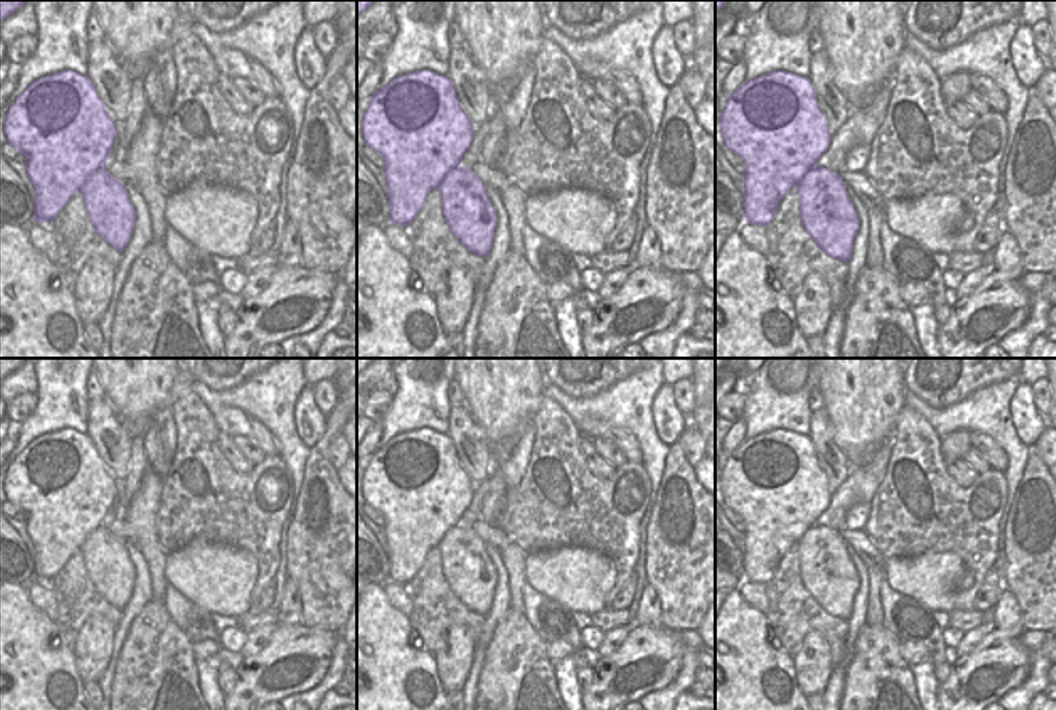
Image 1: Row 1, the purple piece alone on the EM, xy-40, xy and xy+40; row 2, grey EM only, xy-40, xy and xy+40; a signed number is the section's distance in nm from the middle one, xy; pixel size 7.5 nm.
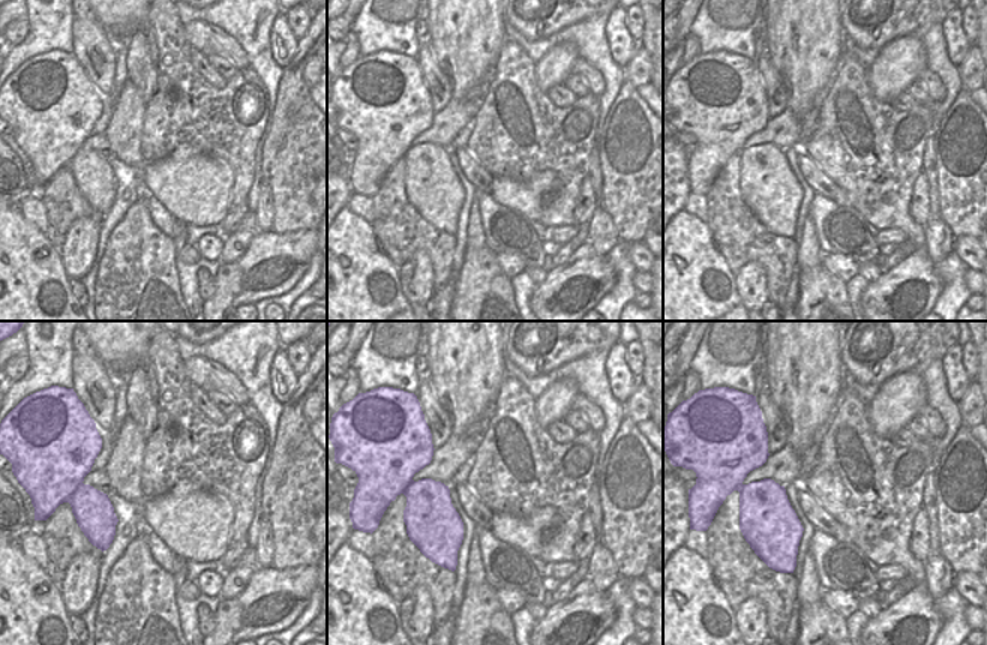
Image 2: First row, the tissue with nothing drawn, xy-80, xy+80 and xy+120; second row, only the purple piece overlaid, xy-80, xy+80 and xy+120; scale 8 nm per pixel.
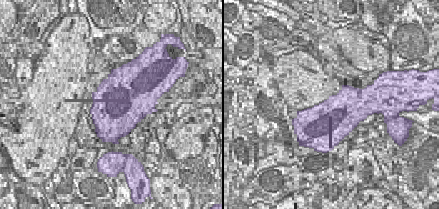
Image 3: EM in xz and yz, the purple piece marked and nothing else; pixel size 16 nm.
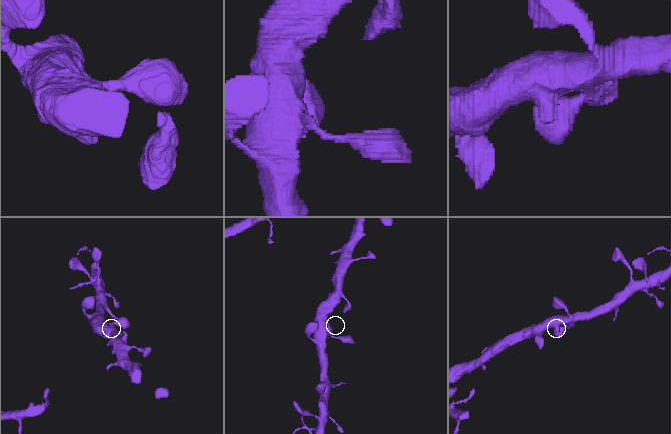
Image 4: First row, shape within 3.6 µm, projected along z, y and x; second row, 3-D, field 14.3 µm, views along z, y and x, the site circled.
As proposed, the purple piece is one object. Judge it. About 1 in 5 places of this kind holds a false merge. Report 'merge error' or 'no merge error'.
no merge error

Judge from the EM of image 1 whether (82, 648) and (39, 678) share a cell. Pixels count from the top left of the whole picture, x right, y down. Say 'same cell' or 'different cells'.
different cells

